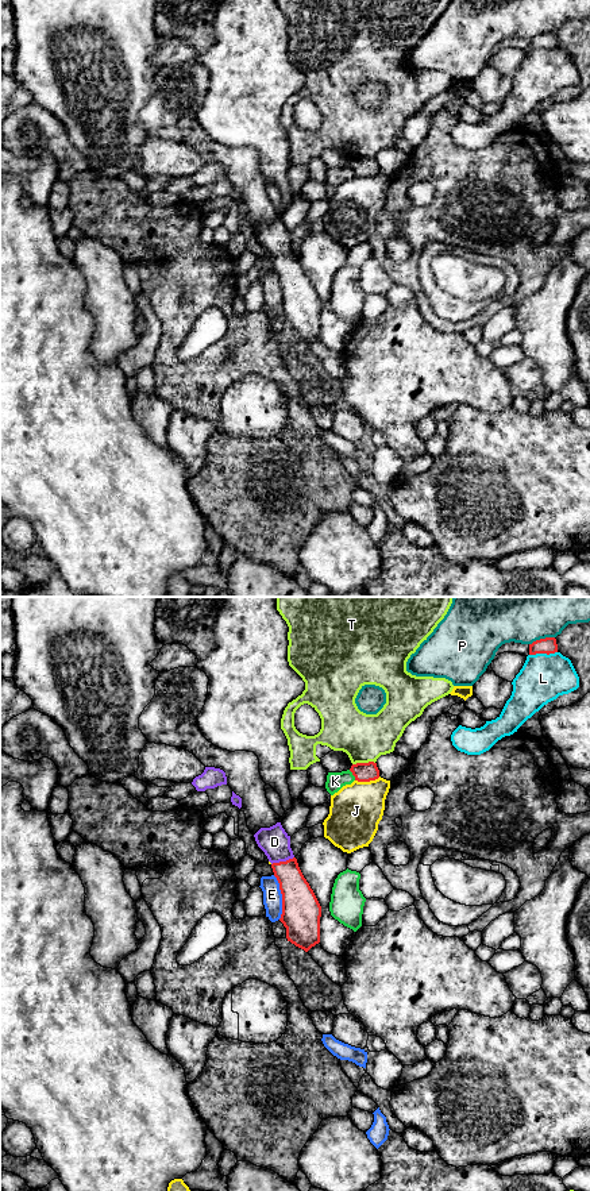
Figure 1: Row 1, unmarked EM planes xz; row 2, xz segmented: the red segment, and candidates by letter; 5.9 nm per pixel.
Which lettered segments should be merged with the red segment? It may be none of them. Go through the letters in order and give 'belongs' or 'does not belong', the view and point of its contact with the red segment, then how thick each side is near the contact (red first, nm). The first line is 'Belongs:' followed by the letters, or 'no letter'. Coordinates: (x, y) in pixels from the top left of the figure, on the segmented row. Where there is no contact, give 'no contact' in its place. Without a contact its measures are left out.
Belongs: D
D: belongs | xz (282, 862) | 200/180 nm
E: does not belong | xz (282, 897) | 240/110 nm
J: does not belong | xz (367, 781) | 110/320 nm
K: does not belong | xz (353, 774) | 110/110 nm
L: does not belong | xz (543, 652) | 100/280 nm
P: does not belong | xz (542, 639) | 100/500 nm
T: does not belong | xz (363, 763) | 110/280 nm

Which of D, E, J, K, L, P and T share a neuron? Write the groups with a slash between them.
D / E / J / K / L / P / T

